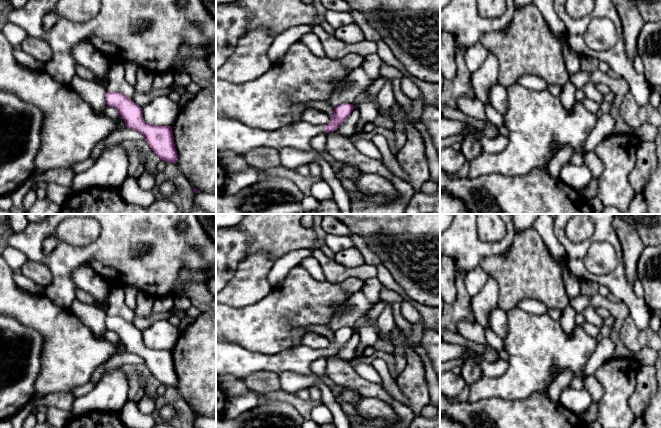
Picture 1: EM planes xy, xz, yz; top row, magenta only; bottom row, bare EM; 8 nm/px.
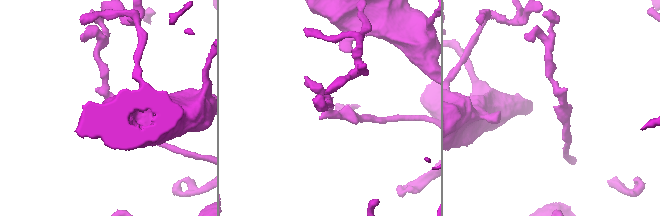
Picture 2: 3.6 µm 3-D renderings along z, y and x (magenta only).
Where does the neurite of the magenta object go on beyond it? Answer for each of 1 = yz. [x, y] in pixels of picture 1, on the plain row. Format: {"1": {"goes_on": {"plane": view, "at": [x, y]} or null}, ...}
{"1": {"goes_on": null}}

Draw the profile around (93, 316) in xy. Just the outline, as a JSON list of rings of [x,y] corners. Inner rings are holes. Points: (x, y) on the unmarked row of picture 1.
[[[75,299],[70,310],[94,333],[95,336],[104,338],[106,331],[104,307],[94,304],[85,304]]]

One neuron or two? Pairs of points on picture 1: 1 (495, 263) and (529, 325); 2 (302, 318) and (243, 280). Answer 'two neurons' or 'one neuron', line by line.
1: two neurons
2: two neurons

